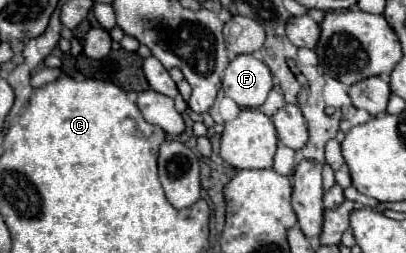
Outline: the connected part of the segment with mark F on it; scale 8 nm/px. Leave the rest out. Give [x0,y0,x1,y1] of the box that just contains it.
[223,54,273,108]

